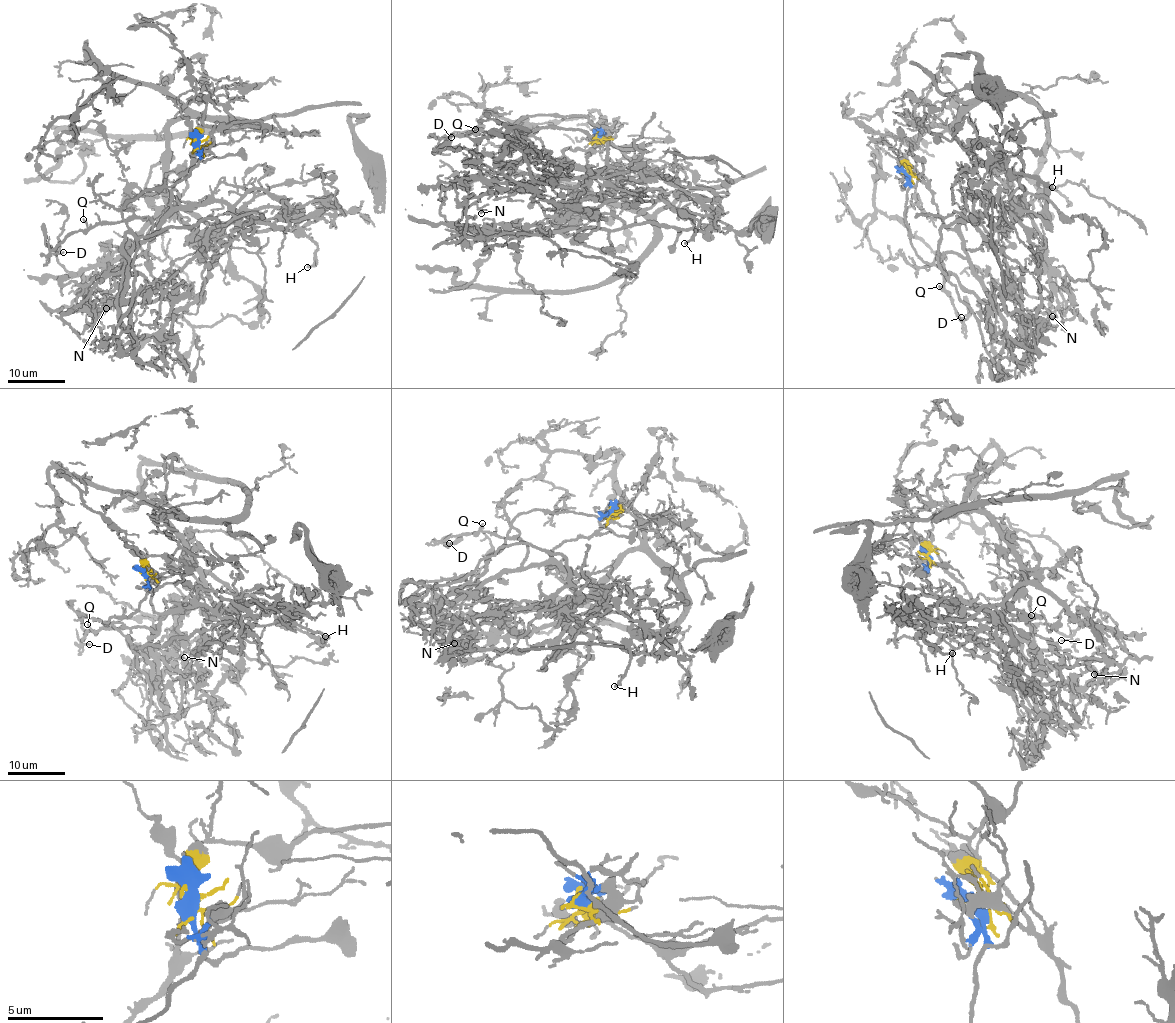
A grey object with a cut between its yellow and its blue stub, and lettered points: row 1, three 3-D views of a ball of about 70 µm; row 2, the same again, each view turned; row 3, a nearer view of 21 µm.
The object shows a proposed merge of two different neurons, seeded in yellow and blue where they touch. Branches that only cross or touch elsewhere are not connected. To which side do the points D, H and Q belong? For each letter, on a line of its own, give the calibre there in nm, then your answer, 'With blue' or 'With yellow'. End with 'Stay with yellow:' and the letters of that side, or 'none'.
D: Thickness 110 nm. With blue
H: Thickness 190 nm. With yellow
Q: Thickness 110 nm. With blue
Stay with yellow: H

